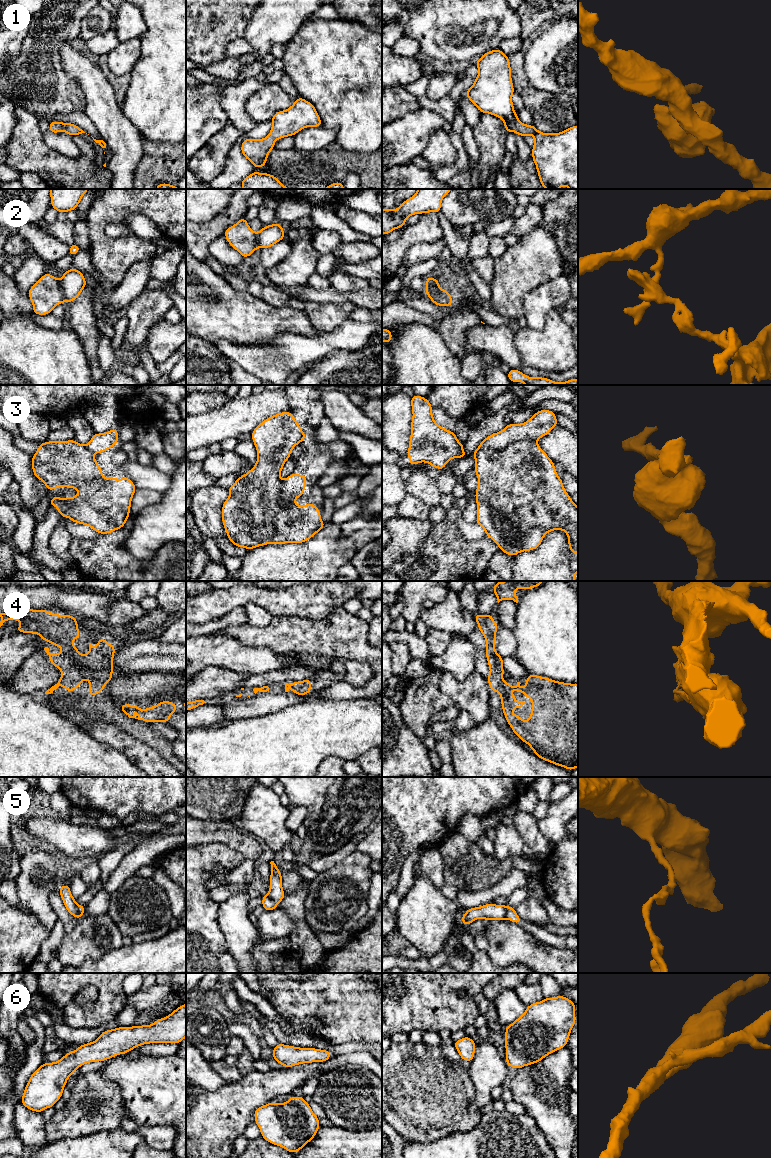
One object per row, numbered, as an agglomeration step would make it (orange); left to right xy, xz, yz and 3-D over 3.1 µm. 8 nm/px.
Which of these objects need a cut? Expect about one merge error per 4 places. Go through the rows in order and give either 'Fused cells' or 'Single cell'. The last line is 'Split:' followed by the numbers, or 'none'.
1: Single cell
2: Fused cells
3: Single cell
4: Single cell
5: Fused cells
6: Single cell
Split: 2, 5

